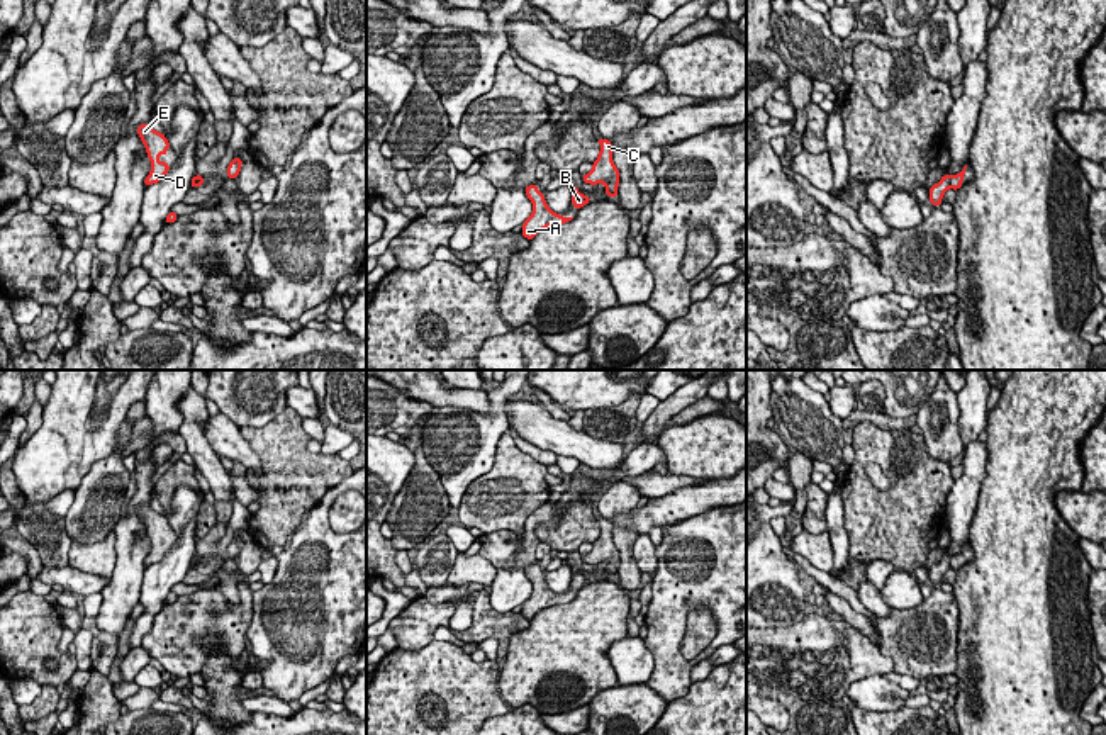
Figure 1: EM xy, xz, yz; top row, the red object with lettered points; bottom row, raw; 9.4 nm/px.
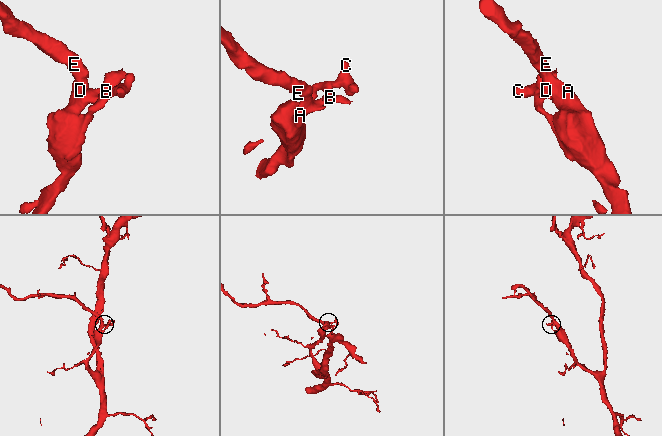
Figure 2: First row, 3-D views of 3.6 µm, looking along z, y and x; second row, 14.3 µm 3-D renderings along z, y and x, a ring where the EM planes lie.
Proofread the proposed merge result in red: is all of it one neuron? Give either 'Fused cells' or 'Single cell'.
Fused cells

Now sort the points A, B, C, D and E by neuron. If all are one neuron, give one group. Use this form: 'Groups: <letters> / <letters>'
Groups: A B D E / C

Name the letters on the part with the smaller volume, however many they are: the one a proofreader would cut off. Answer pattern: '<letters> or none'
C

